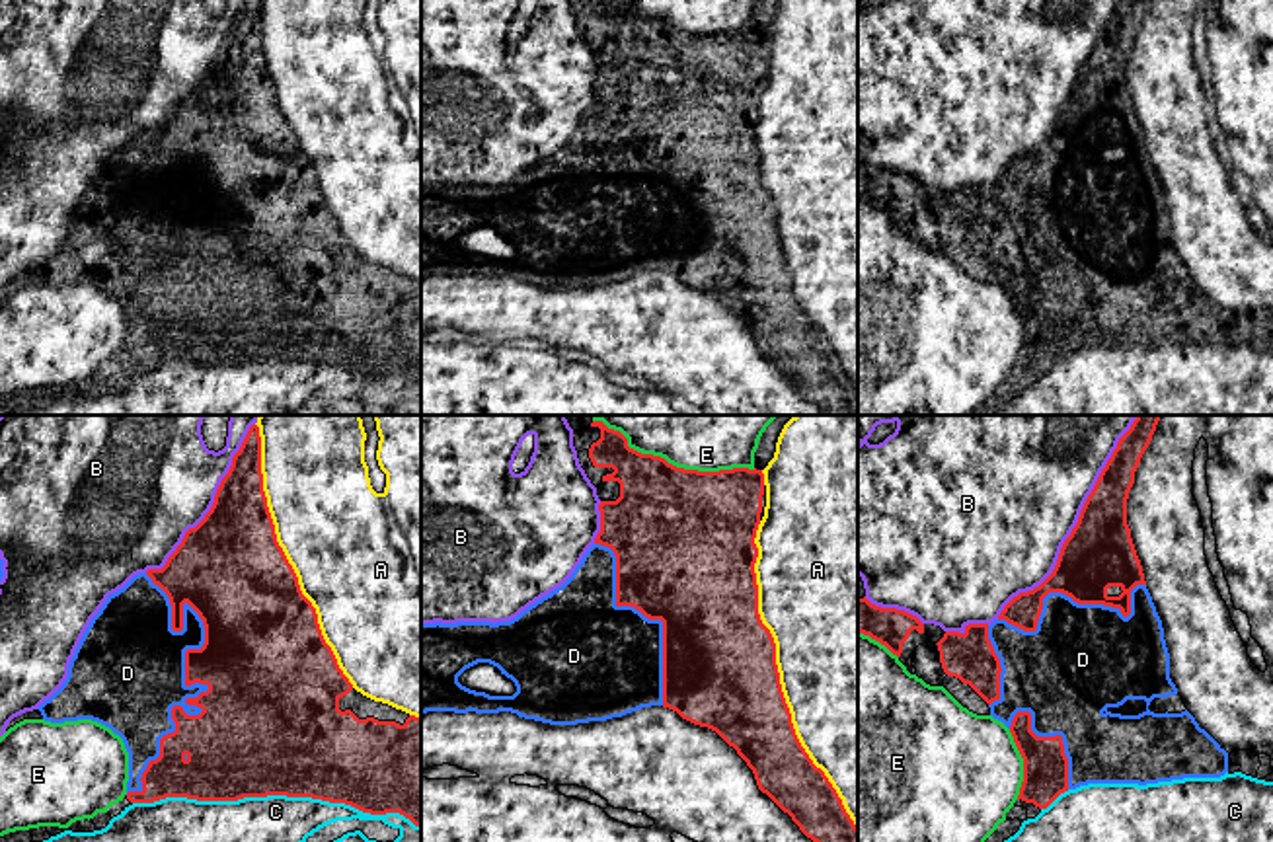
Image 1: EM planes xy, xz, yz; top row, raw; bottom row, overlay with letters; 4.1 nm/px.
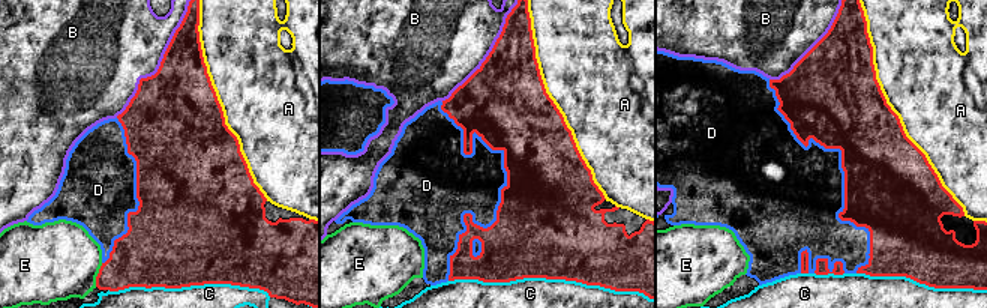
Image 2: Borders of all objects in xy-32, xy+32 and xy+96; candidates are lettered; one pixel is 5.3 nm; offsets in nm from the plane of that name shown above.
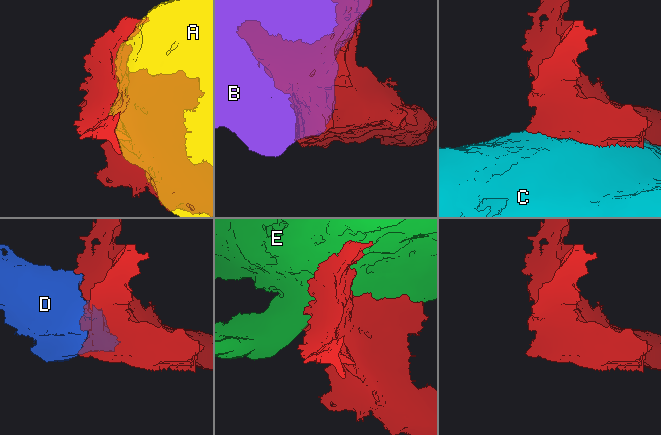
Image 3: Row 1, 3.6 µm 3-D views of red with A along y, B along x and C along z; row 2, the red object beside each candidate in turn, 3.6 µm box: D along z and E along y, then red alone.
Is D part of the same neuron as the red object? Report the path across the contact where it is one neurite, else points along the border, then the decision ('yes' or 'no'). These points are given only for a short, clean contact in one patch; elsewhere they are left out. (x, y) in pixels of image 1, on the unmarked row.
yes

